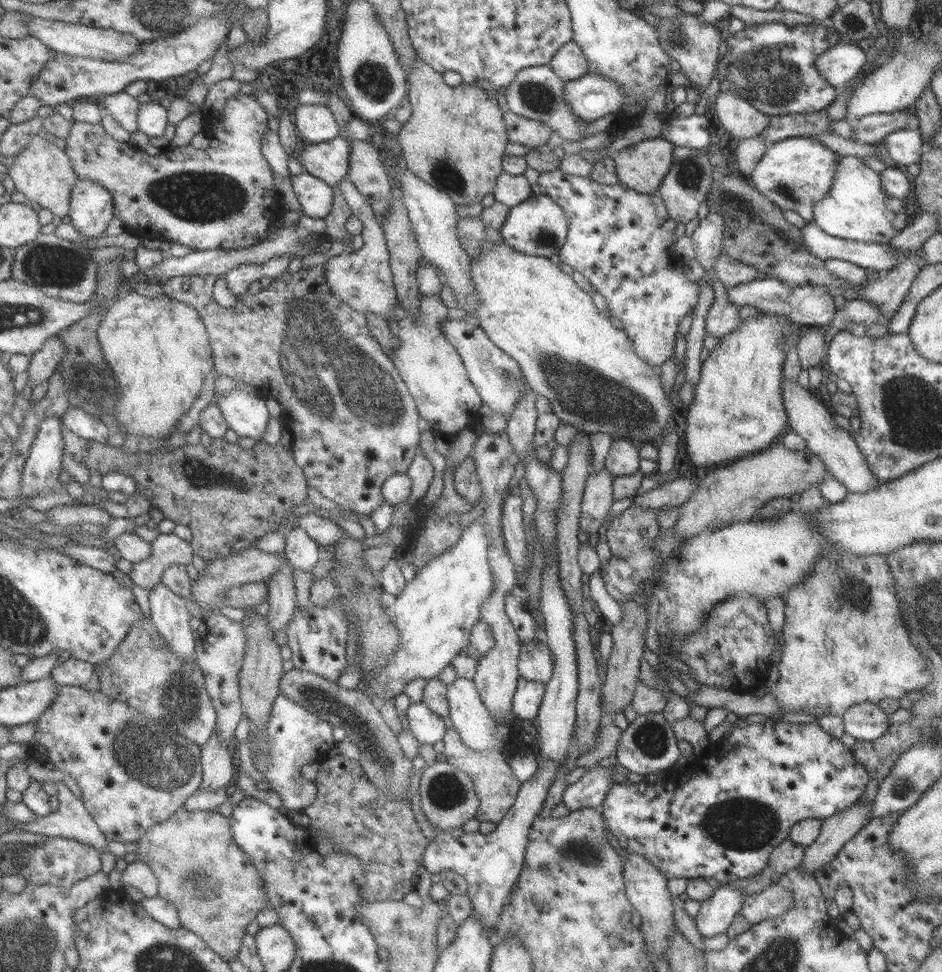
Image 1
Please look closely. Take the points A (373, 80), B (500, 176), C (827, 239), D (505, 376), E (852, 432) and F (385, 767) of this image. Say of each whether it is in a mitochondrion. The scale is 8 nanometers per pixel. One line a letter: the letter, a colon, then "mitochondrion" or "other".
A: mitochondrion
B: other
C: other
D: mitochondrion
E: other
F: mitochondrion

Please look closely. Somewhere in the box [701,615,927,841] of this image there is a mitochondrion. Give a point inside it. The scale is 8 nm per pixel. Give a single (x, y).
(905, 785)

